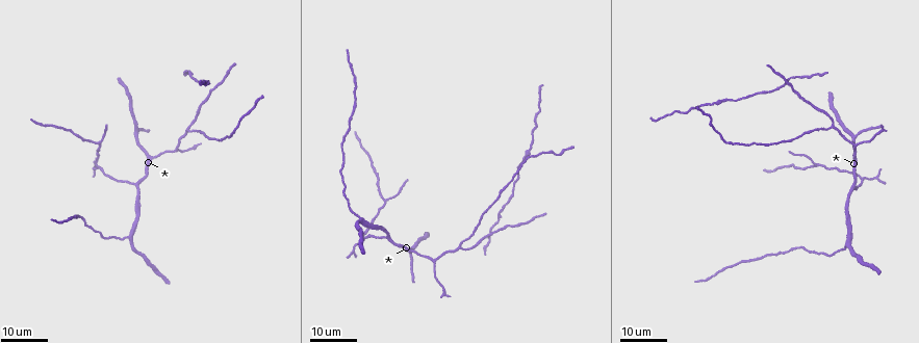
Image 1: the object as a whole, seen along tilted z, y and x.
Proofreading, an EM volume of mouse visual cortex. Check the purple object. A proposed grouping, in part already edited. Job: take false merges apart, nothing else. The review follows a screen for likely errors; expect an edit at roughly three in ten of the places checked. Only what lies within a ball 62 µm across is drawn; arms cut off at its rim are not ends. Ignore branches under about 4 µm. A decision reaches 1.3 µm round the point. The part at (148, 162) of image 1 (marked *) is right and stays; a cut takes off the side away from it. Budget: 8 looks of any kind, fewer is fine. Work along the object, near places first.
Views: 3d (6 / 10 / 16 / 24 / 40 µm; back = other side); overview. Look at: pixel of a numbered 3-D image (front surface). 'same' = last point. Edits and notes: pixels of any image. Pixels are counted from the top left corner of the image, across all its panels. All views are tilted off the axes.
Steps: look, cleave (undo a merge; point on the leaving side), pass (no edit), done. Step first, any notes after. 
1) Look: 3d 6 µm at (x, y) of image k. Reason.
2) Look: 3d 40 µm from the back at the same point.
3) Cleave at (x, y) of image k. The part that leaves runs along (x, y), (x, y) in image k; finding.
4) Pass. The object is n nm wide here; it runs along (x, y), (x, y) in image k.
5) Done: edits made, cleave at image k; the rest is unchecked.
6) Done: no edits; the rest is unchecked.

Look: 3d 24 µm at (147, 156) of image 1. Three arms meet.

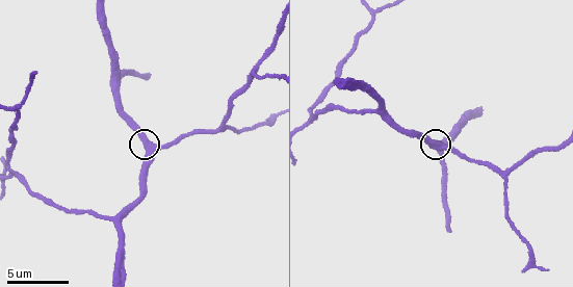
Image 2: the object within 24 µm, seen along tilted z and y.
Look: 3d 10 µm at (147, 145) of image 2.

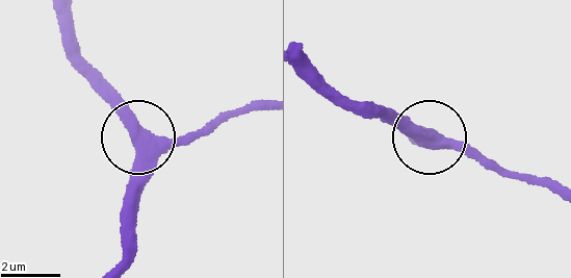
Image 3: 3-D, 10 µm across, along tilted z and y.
Pass. 3 arms meet here; it runs along (137, 172), (135, 124), (79, 71) in image 3; all the same neuron.

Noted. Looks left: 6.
Look: 3d 6 µm at (109, 220) of image 2. Arms part here.

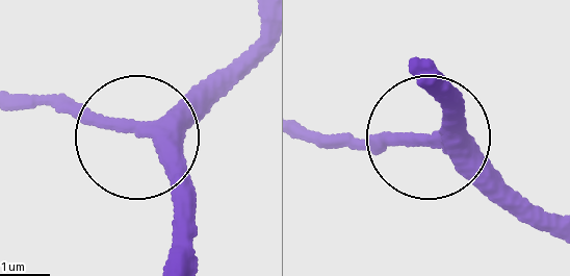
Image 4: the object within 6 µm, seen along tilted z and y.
Pass. It runs along (263, 44), (143, 131), (18, 105) in image 4; continuous, no second neuron.

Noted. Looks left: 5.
Look: 3d 10 µm at (253, 71) of image 2.

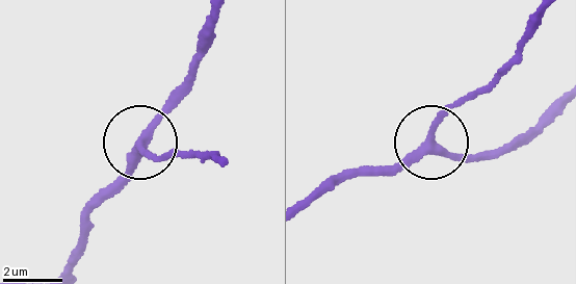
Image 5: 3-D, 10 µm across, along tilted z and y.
Look: 3d 6 µm at (434, 142) of image 5.

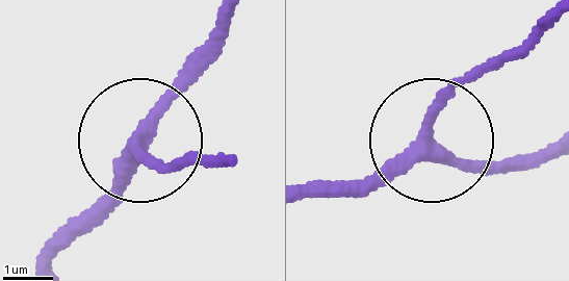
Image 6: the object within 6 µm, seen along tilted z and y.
Pass. 3 arms meet here; it runs along (303, 194), (360, 178), (409, 146), (482, 61) in image 6; all the same neuron.

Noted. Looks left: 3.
Look: 3d 16 µm at (223, 129) of image 2.

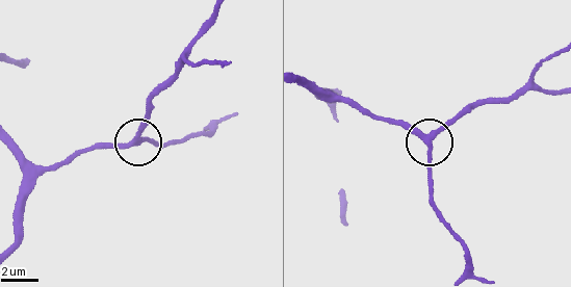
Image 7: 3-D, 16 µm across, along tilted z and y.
Pass. 3 arms meet here; it runs along (319, 87), (407, 122), (425, 137), (432, 202) in image 7; one neuron here.

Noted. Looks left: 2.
Done: no edits; the rest is unchecked.

